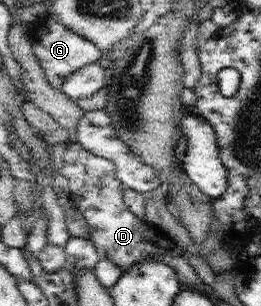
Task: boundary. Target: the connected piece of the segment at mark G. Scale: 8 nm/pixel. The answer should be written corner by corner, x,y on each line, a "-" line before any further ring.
57,19
55,21
47,21
47,25
49,25
49,31
47,33
41,36
33,35
30,39
36,58
44,69
49,84
54,88
60,89
63,82
65,82
65,78
71,72
87,64
103,61
104,55
97,45
83,38
82,35
71,31
63,23
59,23

